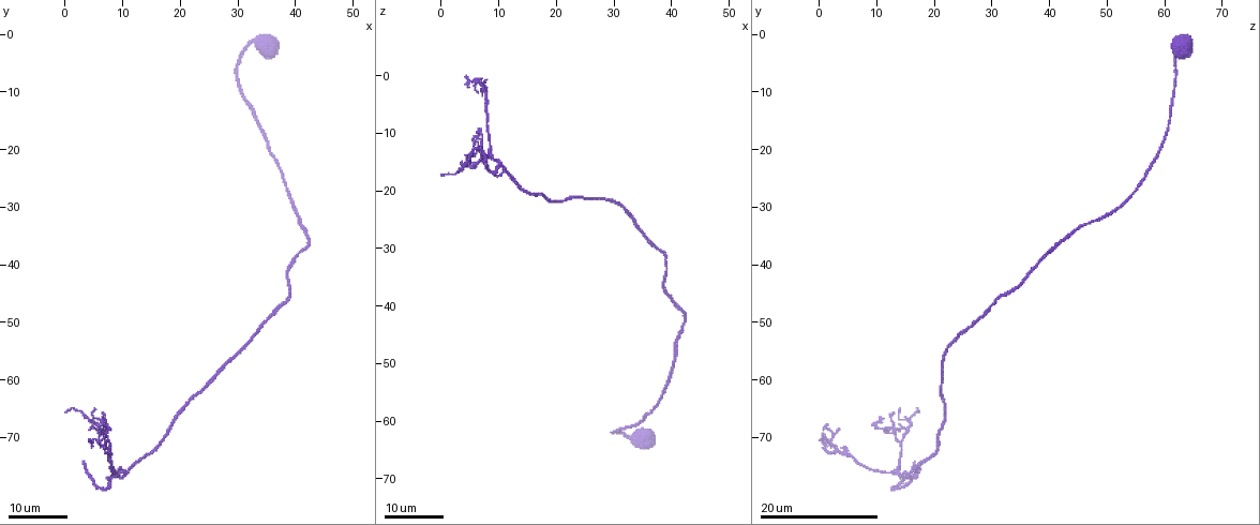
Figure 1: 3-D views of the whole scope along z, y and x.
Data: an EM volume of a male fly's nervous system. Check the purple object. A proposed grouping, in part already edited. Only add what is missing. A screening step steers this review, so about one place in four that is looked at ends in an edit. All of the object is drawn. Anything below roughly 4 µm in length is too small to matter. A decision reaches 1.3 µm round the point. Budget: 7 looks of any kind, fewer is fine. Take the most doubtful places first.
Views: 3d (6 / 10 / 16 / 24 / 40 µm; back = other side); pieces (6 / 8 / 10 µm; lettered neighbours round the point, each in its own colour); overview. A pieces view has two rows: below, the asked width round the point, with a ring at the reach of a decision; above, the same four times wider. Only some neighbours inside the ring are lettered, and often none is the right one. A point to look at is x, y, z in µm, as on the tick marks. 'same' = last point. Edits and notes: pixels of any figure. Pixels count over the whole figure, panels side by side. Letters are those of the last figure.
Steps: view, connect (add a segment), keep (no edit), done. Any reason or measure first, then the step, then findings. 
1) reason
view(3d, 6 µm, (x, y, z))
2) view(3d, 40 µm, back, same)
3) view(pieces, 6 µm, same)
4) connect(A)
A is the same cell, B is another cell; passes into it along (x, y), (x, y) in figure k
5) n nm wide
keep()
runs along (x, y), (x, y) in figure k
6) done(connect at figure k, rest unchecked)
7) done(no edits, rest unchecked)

free end
view(3d, 24 µm, (3.0, 74.0, 17.0))

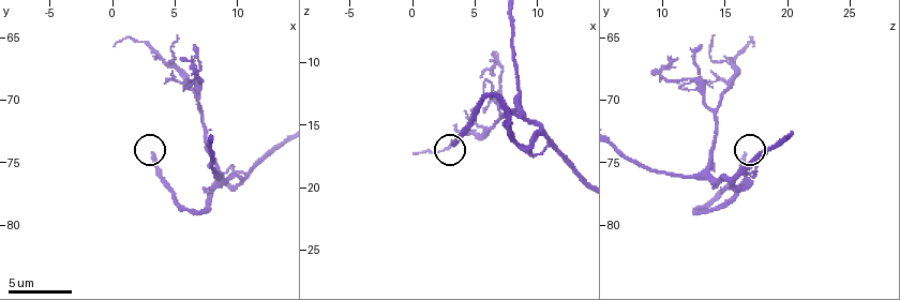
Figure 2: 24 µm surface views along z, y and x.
view(pieces, 6 µm, (3.2, 74.6, 16.8))

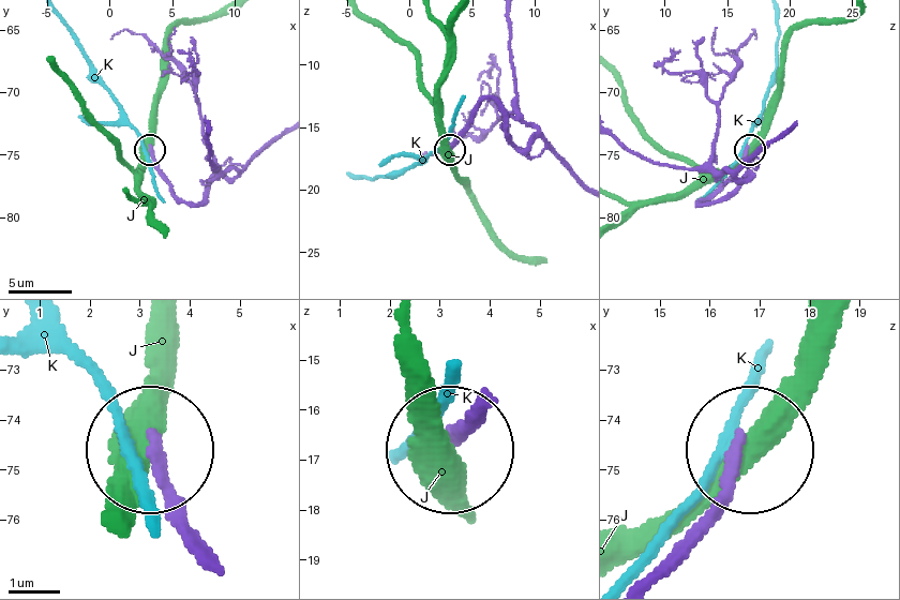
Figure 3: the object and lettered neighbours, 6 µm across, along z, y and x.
keep()
J and K are other cells; runs along (664, 553), (737, 455) in figure 3; no lettered segment goes on from it

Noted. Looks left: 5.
end of a long branch
view(3d, 16 µm, (4.5, 71.5, 2.5))

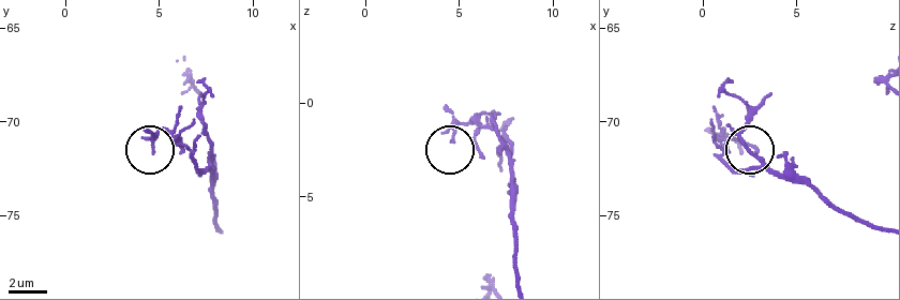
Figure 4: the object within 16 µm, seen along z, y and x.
view(3d, 6 µm, (4.6, 71.6, 2.0))

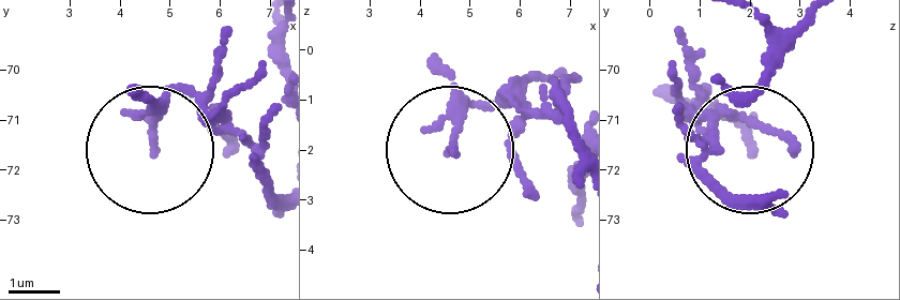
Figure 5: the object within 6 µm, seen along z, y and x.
what lies round it
view(pieces, 10 µm, (4.60, 71.60, 2.10))

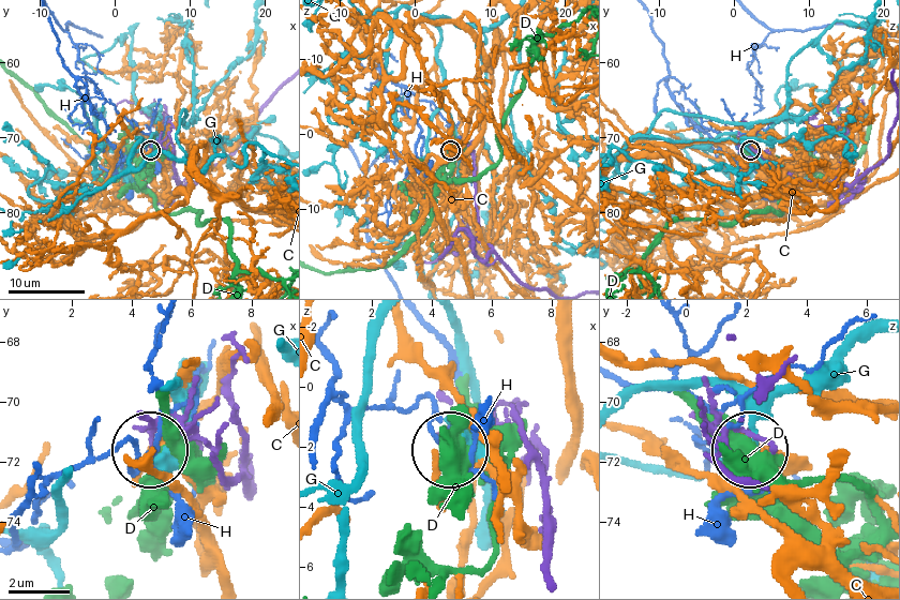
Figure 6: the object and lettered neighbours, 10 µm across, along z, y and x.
keep()
C, D, G and H are other cells; none of them fits

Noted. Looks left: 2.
thin end
view(3d, 16 µm, (7.0, 77.5, 14.5))

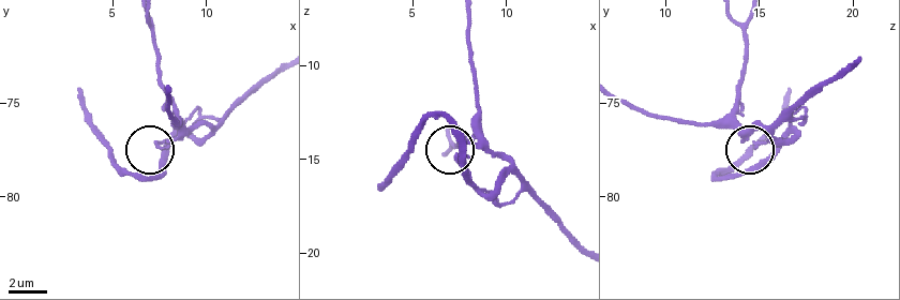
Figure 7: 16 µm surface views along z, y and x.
view(pieces, 6 µm, (7.4, 77.1, 14.8))

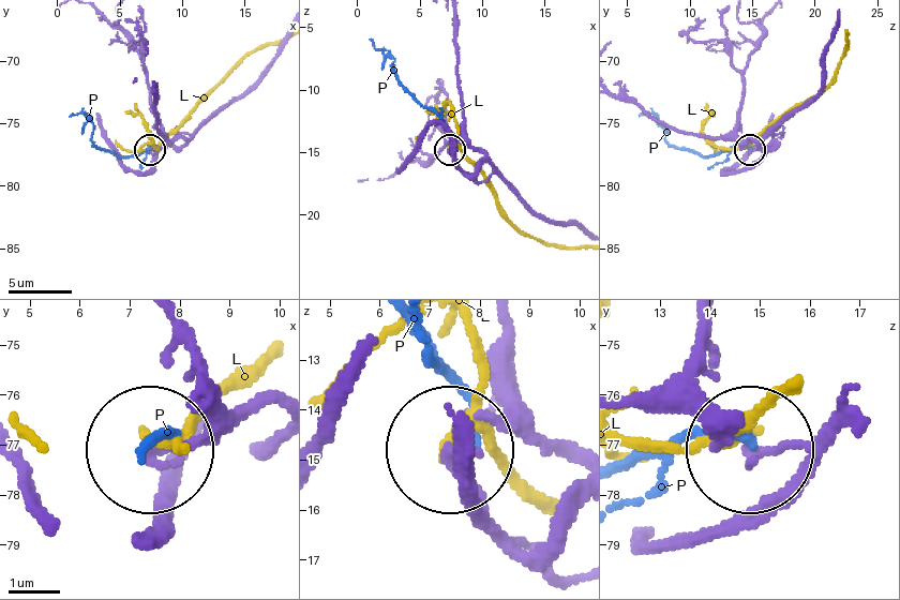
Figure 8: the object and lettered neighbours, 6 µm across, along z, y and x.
190 nm wide
keep()
L and P are other cells; none of them fits

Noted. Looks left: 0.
done(no edits, rest unchecked)

